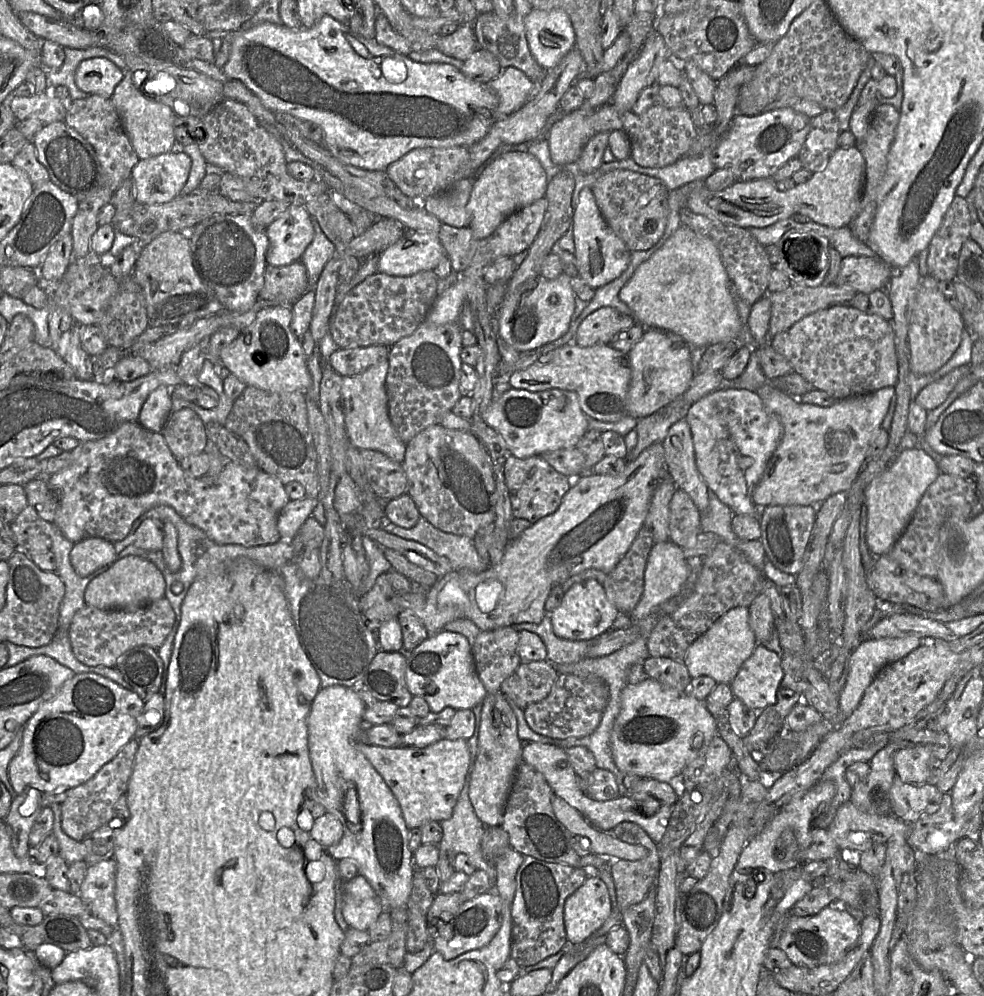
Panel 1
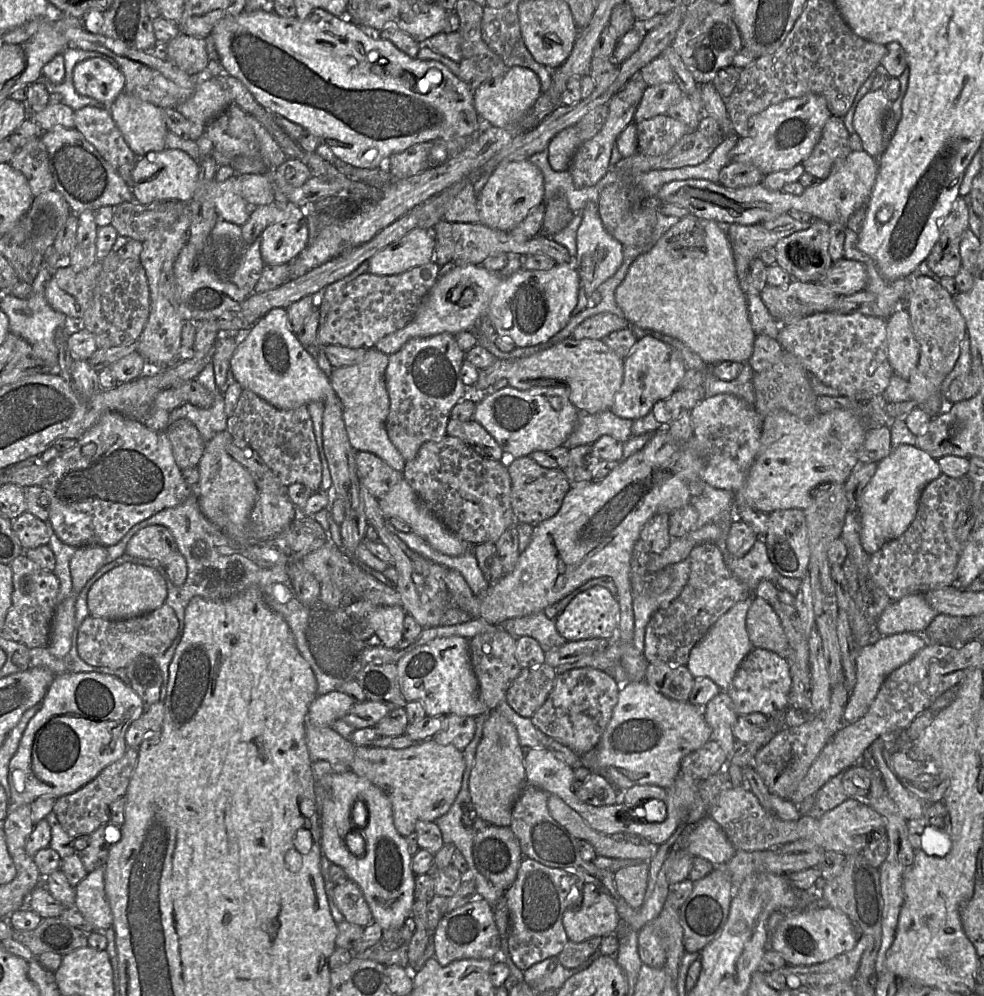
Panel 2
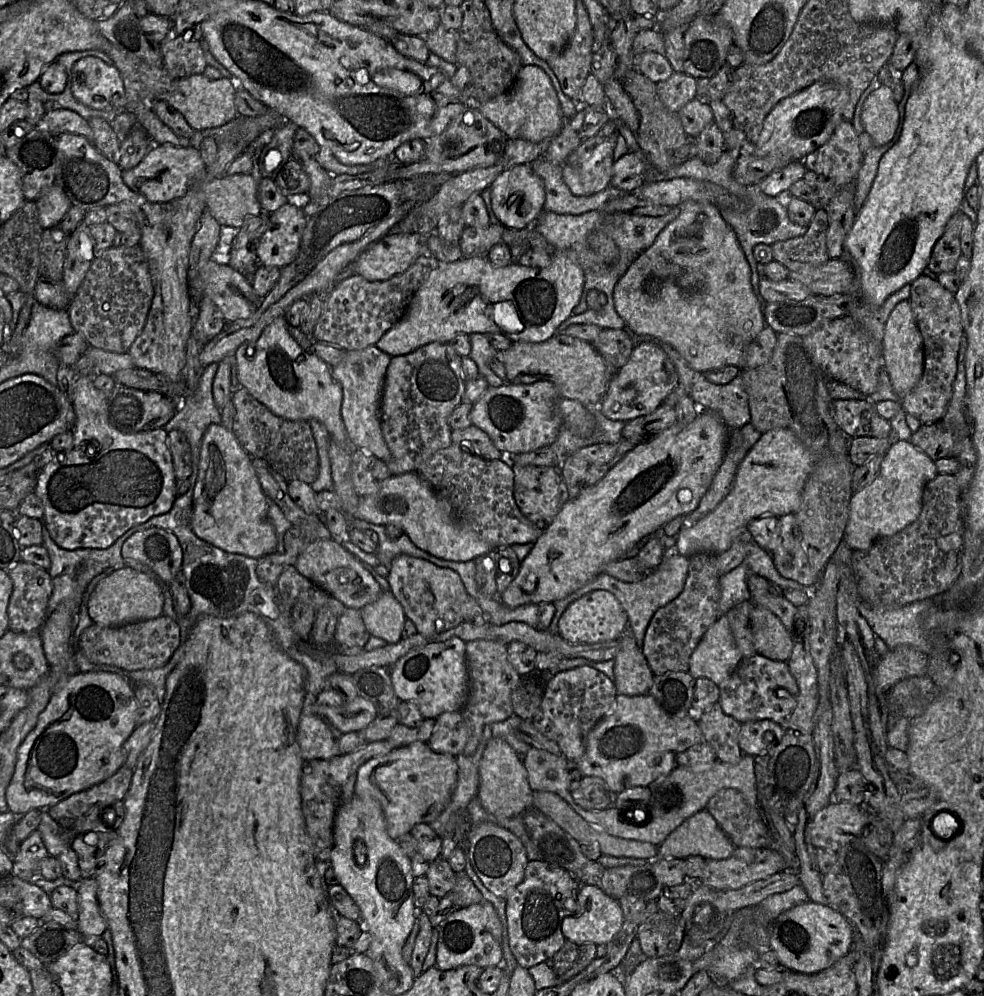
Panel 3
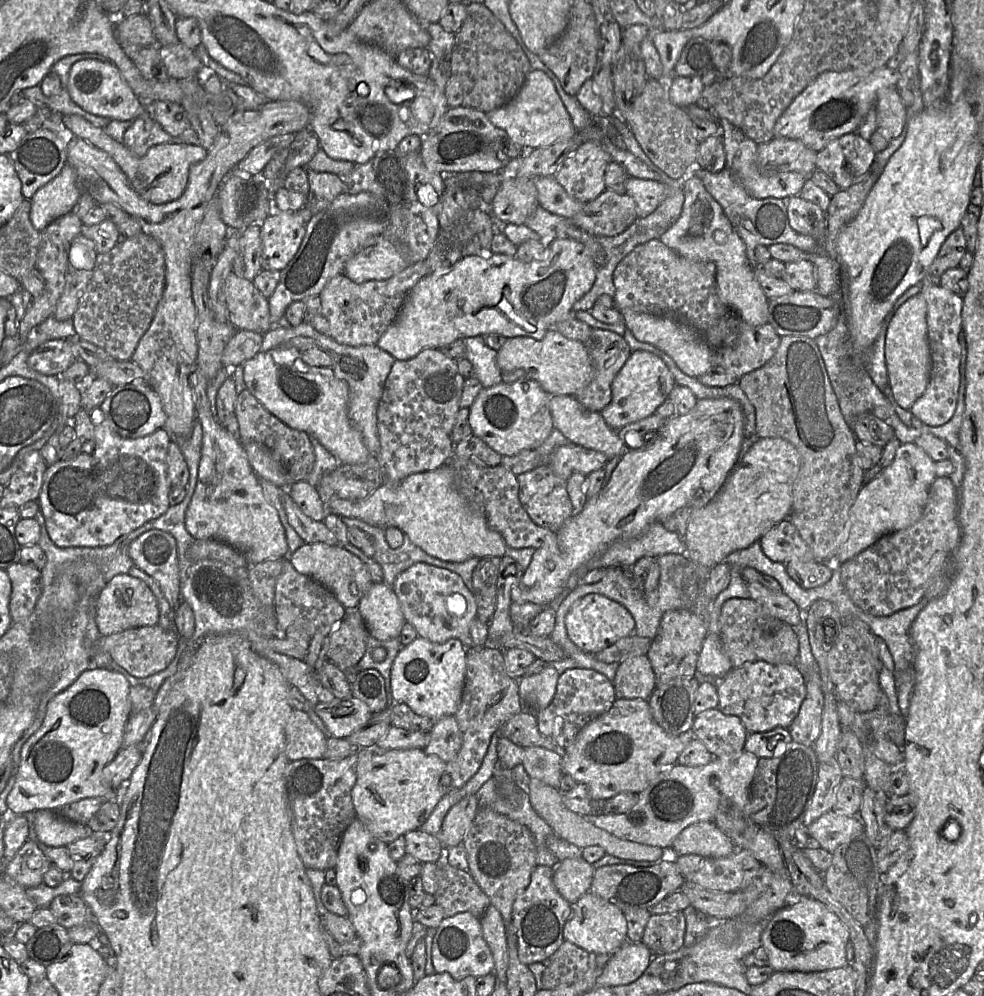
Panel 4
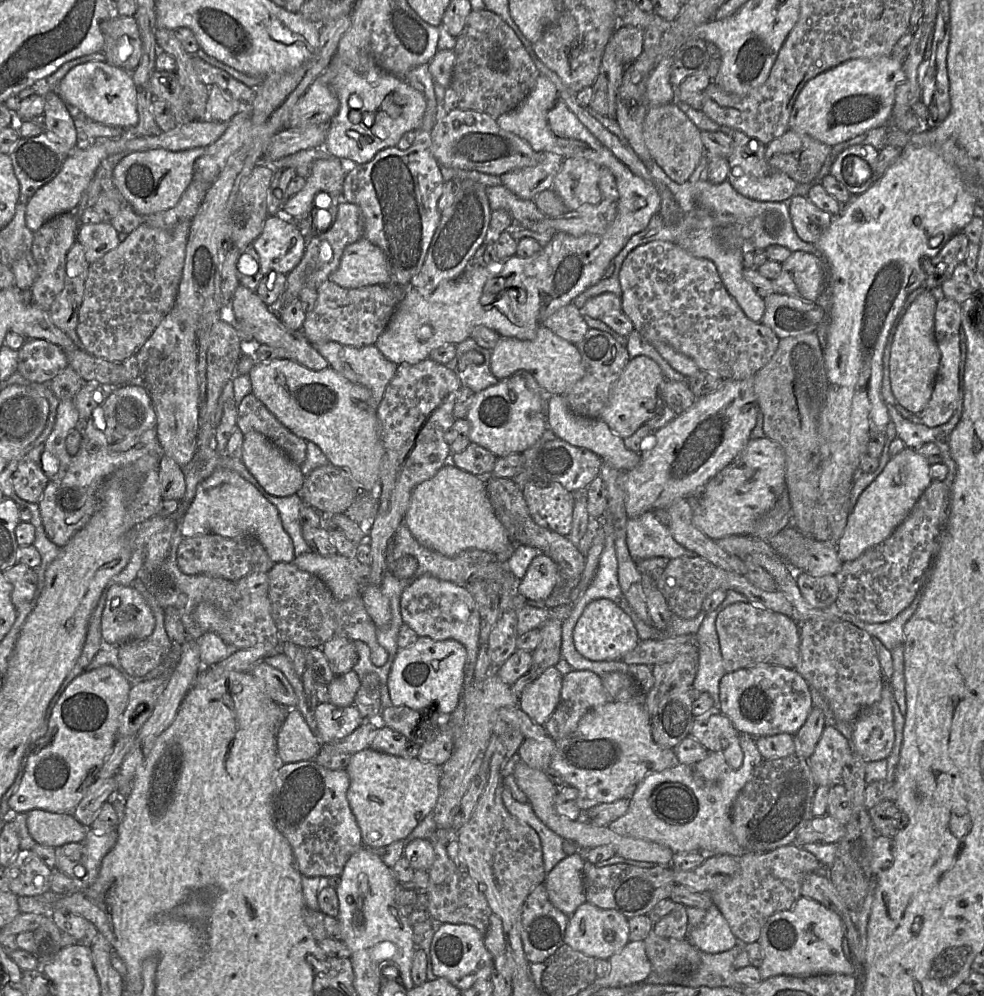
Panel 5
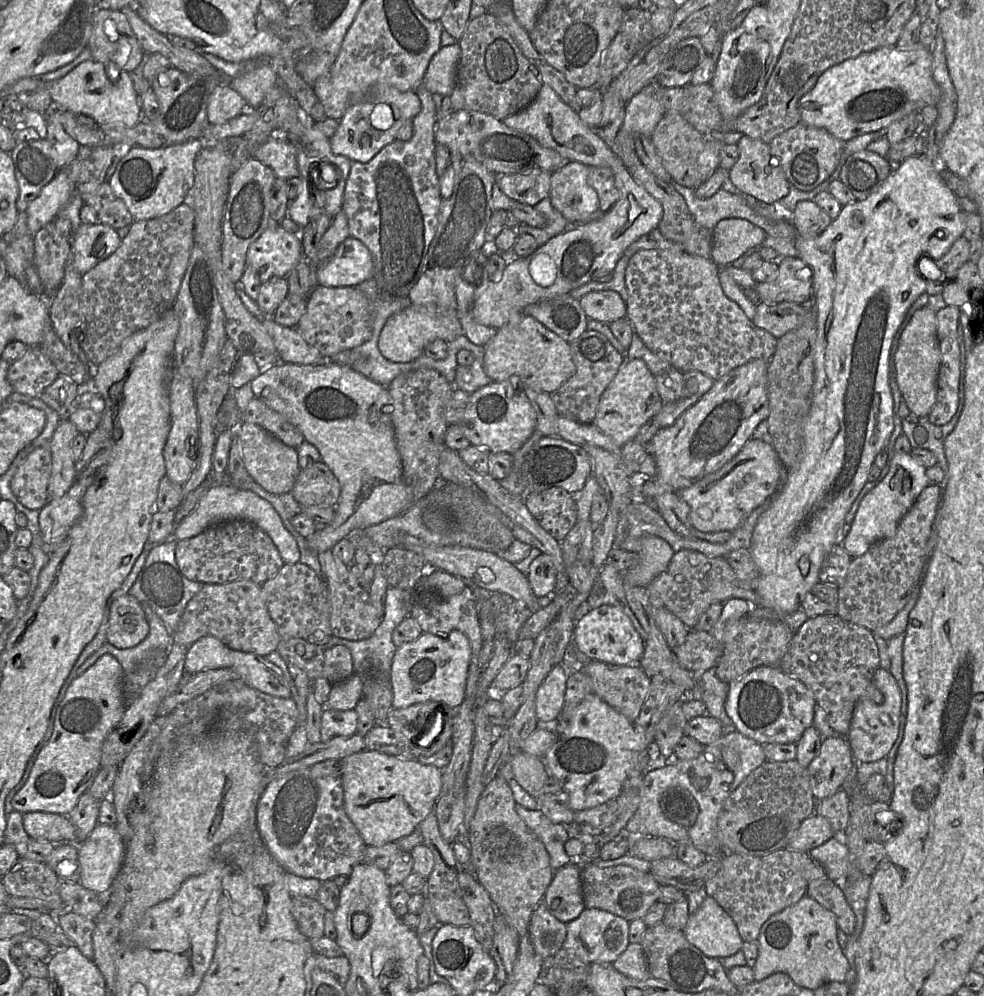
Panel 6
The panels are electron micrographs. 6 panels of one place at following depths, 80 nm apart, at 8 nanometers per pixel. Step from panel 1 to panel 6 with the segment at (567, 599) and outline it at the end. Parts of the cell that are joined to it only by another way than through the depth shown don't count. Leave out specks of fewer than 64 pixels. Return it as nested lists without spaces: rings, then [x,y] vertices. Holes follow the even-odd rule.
[[[605,604],[591,609],[575,625],[573,644],[578,653],[589,660],[597,660],[614,666],[639,665],[645,643],[630,618],[620,608]]]

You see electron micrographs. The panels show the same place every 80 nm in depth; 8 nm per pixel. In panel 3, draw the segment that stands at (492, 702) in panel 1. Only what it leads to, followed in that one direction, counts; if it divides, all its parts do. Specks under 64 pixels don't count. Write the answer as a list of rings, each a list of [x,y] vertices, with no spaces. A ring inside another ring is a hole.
[[[492,737],[488,741],[479,763],[480,783],[477,793],[479,801],[488,813],[511,818],[532,808],[534,791],[528,782],[524,758],[503,739]]]

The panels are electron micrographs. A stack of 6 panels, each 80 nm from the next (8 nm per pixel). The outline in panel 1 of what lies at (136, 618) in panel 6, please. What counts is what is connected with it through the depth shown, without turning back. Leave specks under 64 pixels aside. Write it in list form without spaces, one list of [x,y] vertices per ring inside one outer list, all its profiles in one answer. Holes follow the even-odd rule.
[[[129,555],[112,563],[96,576],[85,591],[85,604],[101,610],[133,610],[165,596],[165,579],[150,561]]]

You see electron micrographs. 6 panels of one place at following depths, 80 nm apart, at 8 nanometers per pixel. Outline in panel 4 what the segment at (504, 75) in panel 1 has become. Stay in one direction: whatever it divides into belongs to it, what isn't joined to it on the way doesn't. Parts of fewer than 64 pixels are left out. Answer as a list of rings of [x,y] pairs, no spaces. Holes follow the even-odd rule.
[[[532,69],[518,94],[507,104],[486,113],[487,118],[497,128],[503,129],[511,140],[525,150],[546,147],[560,139],[571,137],[577,131],[552,80],[543,71]]]

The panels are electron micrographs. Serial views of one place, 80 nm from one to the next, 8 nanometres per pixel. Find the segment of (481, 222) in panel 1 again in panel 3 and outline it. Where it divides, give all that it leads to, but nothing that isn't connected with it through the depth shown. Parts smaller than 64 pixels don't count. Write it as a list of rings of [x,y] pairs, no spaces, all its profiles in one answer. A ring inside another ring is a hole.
[[[528,164],[516,165],[502,172],[489,186],[492,210],[500,224],[508,229],[529,227],[544,210],[545,191],[542,180]]]

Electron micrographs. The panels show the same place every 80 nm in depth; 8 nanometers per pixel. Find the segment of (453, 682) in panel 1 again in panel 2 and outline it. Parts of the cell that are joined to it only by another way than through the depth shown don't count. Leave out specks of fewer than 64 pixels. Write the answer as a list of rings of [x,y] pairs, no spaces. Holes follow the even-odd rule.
[[[449,636],[434,639],[406,654],[396,665],[400,689],[406,701],[421,702],[424,705],[427,716],[447,716],[456,714],[475,717],[479,714],[489,712],[487,706],[480,697],[479,682],[472,669],[469,654],[469,640],[466,638]]]

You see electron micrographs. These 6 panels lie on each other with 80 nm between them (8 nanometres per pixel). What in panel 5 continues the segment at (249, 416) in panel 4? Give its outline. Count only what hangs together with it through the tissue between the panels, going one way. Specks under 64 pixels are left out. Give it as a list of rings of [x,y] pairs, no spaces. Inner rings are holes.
[[[253,393],[245,396],[238,405],[237,425],[244,435],[252,431],[263,434],[274,445],[281,449],[295,464],[301,466],[304,462],[307,454],[306,440],[295,435],[279,422]]]

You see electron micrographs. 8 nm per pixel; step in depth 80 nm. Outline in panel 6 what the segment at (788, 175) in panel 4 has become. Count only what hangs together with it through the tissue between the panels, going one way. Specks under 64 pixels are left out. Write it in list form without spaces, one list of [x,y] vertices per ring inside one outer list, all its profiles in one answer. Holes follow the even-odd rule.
[[[743,135],[737,146],[739,148],[738,160],[728,171],[728,179],[736,189],[766,203],[778,202],[784,198],[790,191],[791,183],[781,166],[772,157],[769,144],[760,139]]]

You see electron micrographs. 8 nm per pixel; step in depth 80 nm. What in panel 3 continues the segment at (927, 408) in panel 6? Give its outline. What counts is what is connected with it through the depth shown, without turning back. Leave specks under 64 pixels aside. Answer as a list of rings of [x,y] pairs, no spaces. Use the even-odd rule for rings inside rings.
[[[909,300],[898,303],[885,324],[883,356],[894,391],[904,397],[920,381],[924,369],[923,339]]]

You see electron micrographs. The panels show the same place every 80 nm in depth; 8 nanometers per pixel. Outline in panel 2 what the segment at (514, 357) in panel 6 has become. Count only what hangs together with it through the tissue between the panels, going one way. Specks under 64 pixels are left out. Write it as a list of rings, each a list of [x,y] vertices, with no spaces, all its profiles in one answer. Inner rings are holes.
[[[566,338],[529,357],[516,360],[508,375],[509,386],[528,390],[537,386],[564,387],[579,412],[599,413],[610,410],[621,387],[624,359],[602,340]]]

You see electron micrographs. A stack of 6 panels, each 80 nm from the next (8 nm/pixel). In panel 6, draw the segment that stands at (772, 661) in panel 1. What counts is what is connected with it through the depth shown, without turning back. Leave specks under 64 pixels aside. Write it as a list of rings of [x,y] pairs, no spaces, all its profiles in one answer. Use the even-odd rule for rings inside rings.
[[[758,666],[728,685],[725,710],[732,720],[735,730],[760,744],[796,744],[803,732],[813,725],[814,708],[816,705],[813,692],[803,682],[784,673],[778,667]]]

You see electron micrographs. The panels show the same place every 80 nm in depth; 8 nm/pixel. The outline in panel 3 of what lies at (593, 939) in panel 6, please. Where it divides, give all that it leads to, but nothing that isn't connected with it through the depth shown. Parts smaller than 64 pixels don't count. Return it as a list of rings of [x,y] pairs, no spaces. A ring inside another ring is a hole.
[[[582,884],[576,897],[575,912],[562,920],[562,932],[566,938],[575,944],[595,943],[609,944],[614,940],[624,925],[624,914],[618,900],[606,894],[600,887]]]

